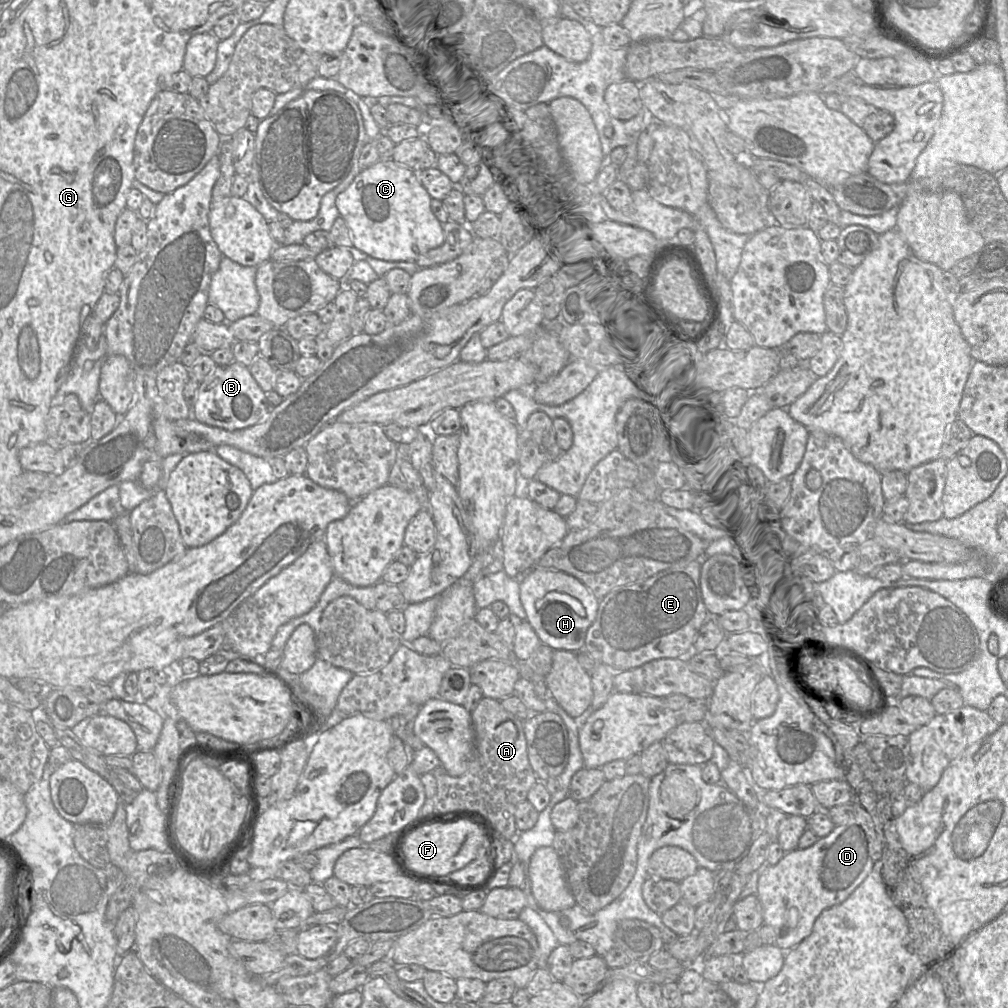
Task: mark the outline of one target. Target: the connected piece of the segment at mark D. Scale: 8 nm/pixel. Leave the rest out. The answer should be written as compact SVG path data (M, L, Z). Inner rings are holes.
M857 802L851 803L855 803L855 809L847 823L835 826L827 836L817 839L812 846L786 852L776 865L764 865L760 870L756 895L763 907L763 924L773 927L776 932L775 945L784 952L795 948L810 935L823 910L846 900L868 876L874 863L885 851L886 823L876 811L868 811Z

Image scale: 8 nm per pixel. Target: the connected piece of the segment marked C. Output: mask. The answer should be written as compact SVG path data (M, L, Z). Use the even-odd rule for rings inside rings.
M379 160L361 171L336 198L336 207L352 235L353 246L370 257L386 261L416 261L444 243L443 224L431 209L432 198L418 179L418 173L392 160Z

